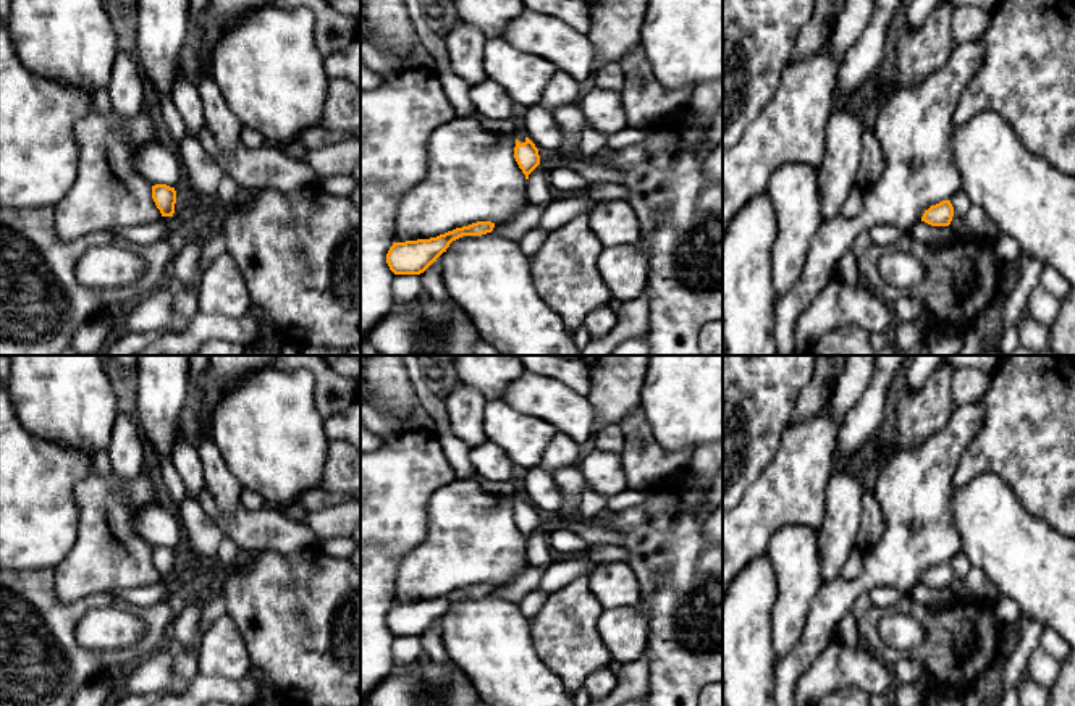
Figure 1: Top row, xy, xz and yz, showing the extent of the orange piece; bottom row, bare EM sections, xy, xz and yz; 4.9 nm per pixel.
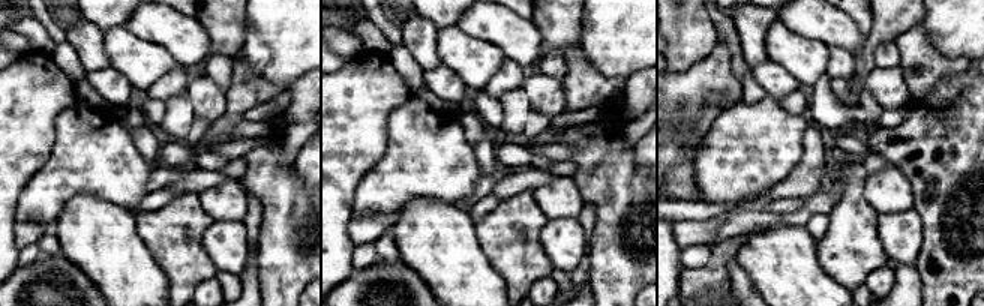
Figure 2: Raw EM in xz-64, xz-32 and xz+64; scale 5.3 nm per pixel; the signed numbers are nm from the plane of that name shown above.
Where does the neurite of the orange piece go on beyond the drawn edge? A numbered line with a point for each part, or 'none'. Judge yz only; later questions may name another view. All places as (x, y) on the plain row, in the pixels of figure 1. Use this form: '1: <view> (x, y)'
none

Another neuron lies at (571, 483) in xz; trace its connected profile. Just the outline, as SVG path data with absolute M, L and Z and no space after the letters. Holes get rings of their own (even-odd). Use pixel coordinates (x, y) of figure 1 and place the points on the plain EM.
M574 465L558 469L553 473L553 480L558 485L559 491L566 496L571 506L567 514L572 515L575 512L575 504L579 502L584 493L585 478L580 475L577 465Z

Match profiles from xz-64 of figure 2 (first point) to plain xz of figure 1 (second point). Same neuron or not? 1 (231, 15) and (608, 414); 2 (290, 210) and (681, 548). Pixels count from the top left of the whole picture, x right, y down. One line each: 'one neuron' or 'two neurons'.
1: one neuron
2: one neuron

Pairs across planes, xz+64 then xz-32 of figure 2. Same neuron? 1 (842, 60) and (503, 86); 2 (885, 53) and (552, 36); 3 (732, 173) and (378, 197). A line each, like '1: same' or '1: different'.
1: same
2: different
3: same

